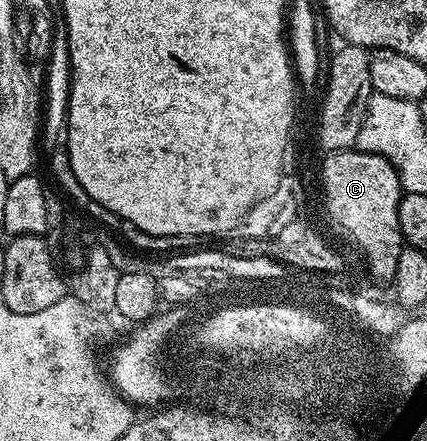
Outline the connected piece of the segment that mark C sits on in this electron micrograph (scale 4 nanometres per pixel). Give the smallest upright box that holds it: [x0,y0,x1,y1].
[324,148,405,284]

